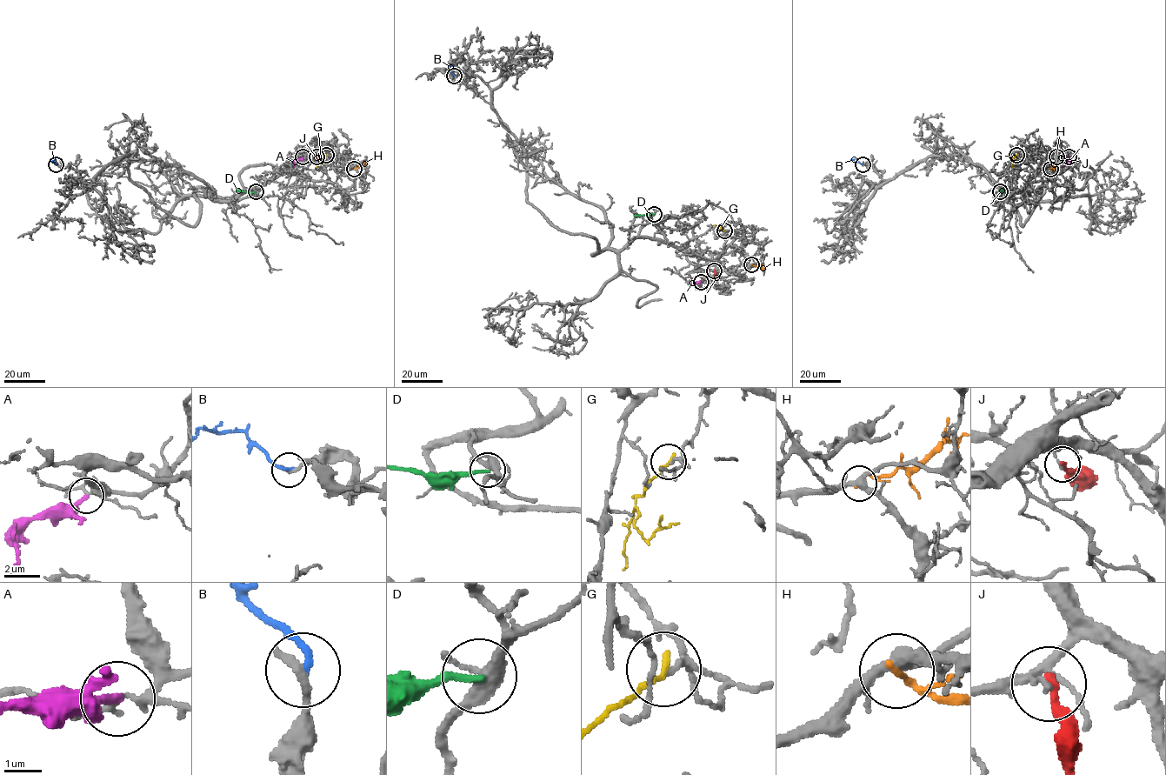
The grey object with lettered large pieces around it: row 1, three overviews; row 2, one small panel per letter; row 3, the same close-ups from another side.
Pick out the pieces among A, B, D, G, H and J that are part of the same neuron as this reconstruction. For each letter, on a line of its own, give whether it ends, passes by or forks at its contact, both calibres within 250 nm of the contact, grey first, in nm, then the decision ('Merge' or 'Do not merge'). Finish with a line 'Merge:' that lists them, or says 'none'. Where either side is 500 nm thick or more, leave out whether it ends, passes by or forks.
A: It ends there. Thickness 140 nm (grey) against 220 nm. Do not merge
B: It ends there. Thickness 240 nm (grey) against 190 nm. Do not merge
D: It ends there. Thickness 360 nm (grey) against 190 nm. Do not merge
G: It ends there. Thickness 90 nm (grey) against 140 nm. Do not merge
H: It ends there. Thickness 320 nm (grey) against 180 nm. Do not merge
J: It ends there. Thickness 130 nm (grey) against 240 nm. Do not merge
Merge: none

